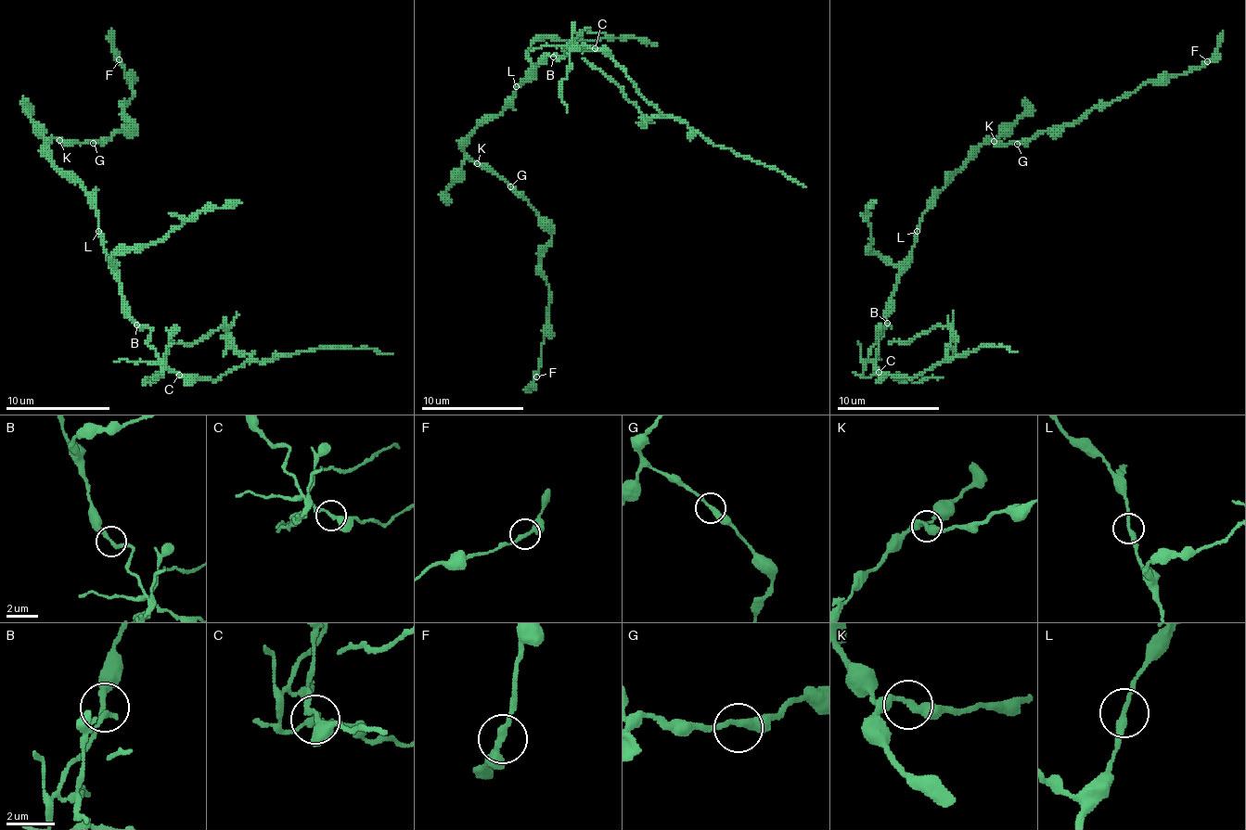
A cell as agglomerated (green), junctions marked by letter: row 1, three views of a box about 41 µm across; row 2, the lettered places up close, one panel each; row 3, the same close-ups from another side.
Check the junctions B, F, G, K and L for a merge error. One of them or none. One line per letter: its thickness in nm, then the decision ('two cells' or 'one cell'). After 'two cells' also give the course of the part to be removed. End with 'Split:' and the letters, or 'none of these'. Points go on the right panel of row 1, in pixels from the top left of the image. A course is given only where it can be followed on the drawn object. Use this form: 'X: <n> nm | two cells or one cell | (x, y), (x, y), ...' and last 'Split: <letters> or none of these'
B: 240 nm | two cells | (886, 324), (868, 357), (881, 372), (917, 377), (945, 360), (979, 347), (996, 347), (1017, 351)
F: 260 nm | one cell
G: 280 nm | one cell
K: 240 nm | one cell
L: 240 nm | one cell
Split: B

